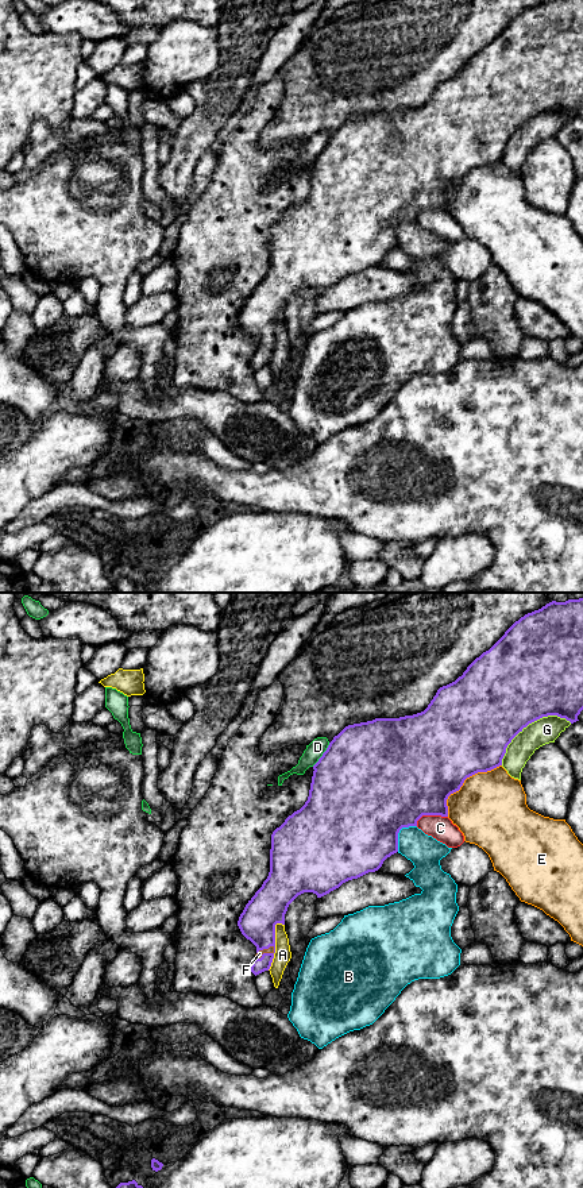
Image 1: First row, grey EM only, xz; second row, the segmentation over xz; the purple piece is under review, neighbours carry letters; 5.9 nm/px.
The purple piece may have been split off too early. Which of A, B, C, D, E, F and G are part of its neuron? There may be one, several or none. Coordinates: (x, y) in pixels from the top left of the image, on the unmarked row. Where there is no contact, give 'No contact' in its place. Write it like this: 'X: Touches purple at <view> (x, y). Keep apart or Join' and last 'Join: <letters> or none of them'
A: Touches purple at xz (274, 340). Keep apart
B: Touches purple at xz (398, 227). Keep apart
C: Touches purple at xz (429, 209). Keep apart
D: Touches purple at xz (323, 150). Keep apart
E: Touches purple at xz (463, 177). Keep apart
F: Touches purple at xz (266, 348). Join
G: Touches purple at xz (529, 118). Keep apart
Join: F

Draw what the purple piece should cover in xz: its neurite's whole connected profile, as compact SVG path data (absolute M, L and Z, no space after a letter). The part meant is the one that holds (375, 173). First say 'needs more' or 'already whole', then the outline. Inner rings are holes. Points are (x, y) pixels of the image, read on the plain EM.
needs more; M545 0L538 5L525 9L516 16L505 30L486 47L476 53L455 77L443 81L428 103L417 109L399 113L375 113L372 116L345 122L329 138L327 146L313 161L313 171L309 192L305 200L289 211L271 230L270 267L262 282L248 296L239 312L238 321L242 329L256 342L256 350L251 367L256 371L269 366L275 348L275 320L285 320L285 309L289 300L304 288L313 288L321 293L339 284L343 278L358 274L368 267L378 266L383 256L398 247L398 228L402 223L417 221L422 211L448 212L447 194L460 185L464 176L478 167L487 167L502 161L502 154L511 135L529 119L548 111L565 113L571 119L579 116L583 105L583 0Z

